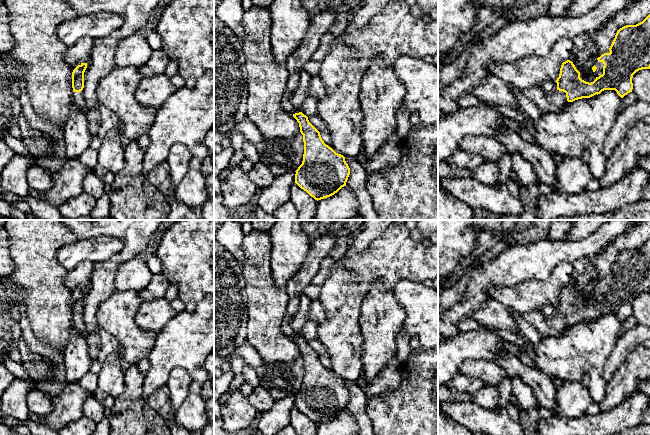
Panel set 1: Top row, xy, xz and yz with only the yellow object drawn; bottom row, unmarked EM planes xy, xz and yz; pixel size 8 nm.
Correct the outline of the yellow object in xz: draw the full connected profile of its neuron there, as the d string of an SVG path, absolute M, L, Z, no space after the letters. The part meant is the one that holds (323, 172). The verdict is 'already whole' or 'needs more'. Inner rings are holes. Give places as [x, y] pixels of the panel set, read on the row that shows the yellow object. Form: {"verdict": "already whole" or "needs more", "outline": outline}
{"verdict": "needs more", "outline": "M329 9L310 18L305 38L287 57L289 77L281 101L282 108L292 114L299 123L303 135L303 161L295 171L295 183L317 201L334 195L346 186L350 168L343 155L336 153L324 143L320 132L309 122L301 109L290 102L290 98L299 85L305 63L318 49L320 38L329 32L337 15L336 11Z"}

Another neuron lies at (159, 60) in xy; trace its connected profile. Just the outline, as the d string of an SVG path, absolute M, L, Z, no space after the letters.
M161 48L153 50L150 59L139 68L139 72L143 77L164 74L170 61L169 56Z

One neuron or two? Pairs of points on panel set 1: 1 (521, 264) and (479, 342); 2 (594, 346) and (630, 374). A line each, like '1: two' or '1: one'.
1: two
2: two

